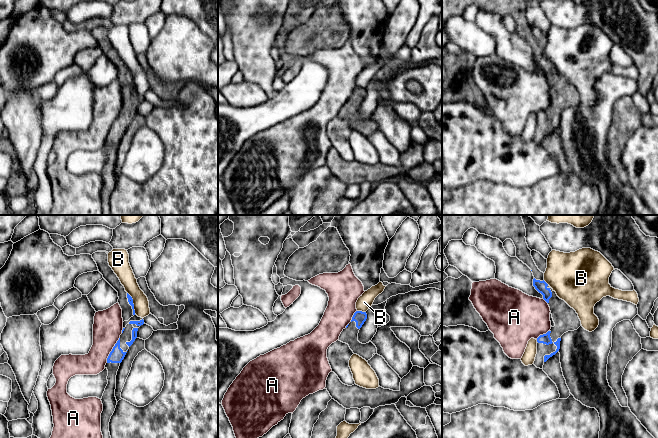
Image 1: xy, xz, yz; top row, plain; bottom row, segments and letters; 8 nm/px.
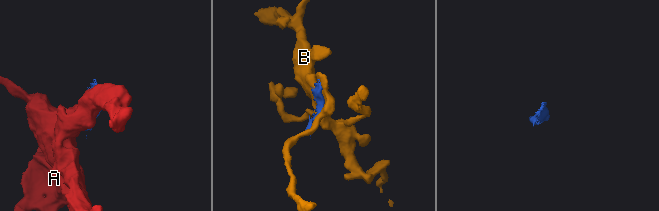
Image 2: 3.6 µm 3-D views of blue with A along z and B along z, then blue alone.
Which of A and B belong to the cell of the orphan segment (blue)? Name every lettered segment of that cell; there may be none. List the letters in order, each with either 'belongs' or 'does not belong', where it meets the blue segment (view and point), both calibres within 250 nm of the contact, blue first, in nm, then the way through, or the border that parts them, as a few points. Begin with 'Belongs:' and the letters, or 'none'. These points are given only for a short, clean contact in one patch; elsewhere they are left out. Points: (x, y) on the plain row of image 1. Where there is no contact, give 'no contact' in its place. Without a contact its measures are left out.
Belongs: none
A: does not belong; contact xy (112, 126); calibres 110 and 240 nm
B: does not belong; contact xy (132, 79); calibres 50 and 130 nm

